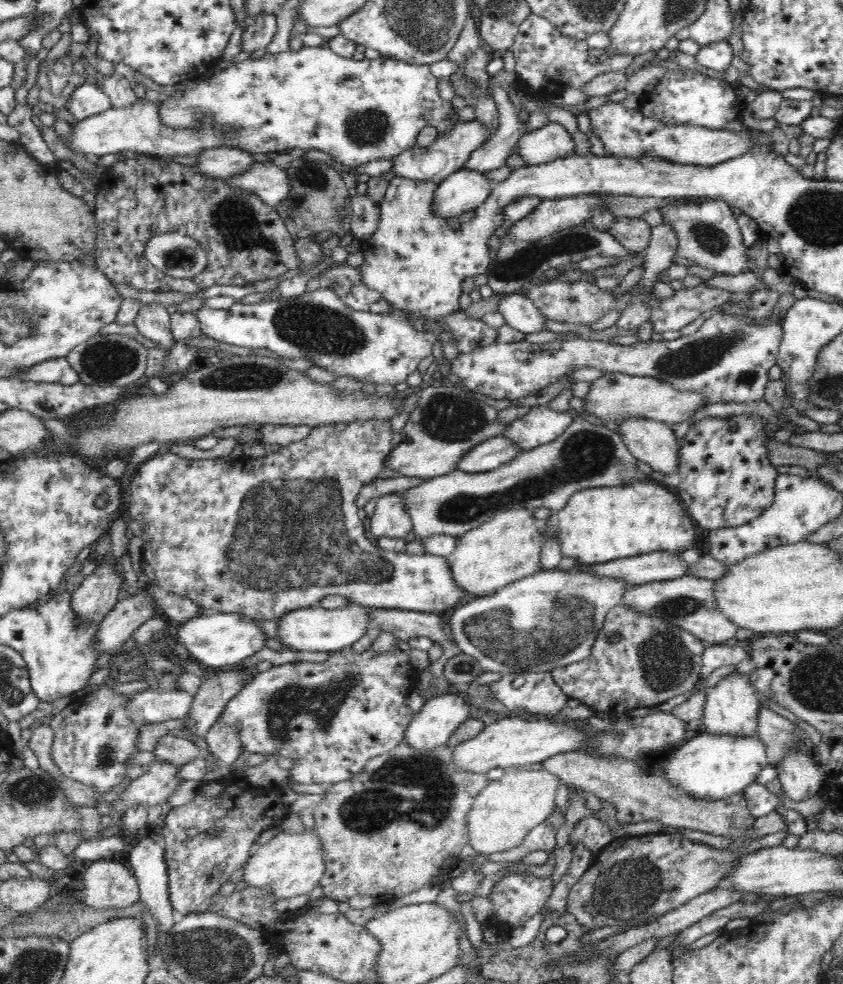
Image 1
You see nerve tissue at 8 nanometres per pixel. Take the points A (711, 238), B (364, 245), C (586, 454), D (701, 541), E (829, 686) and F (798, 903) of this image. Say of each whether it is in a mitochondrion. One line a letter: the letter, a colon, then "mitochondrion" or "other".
A: mitochondrion
B: other
C: mitochondrion
D: other
E: mitochondrion
F: other

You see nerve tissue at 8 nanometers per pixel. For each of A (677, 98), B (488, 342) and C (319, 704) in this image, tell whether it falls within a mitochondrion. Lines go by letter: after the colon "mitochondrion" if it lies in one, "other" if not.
A: other
B: other
C: mitochondrion

